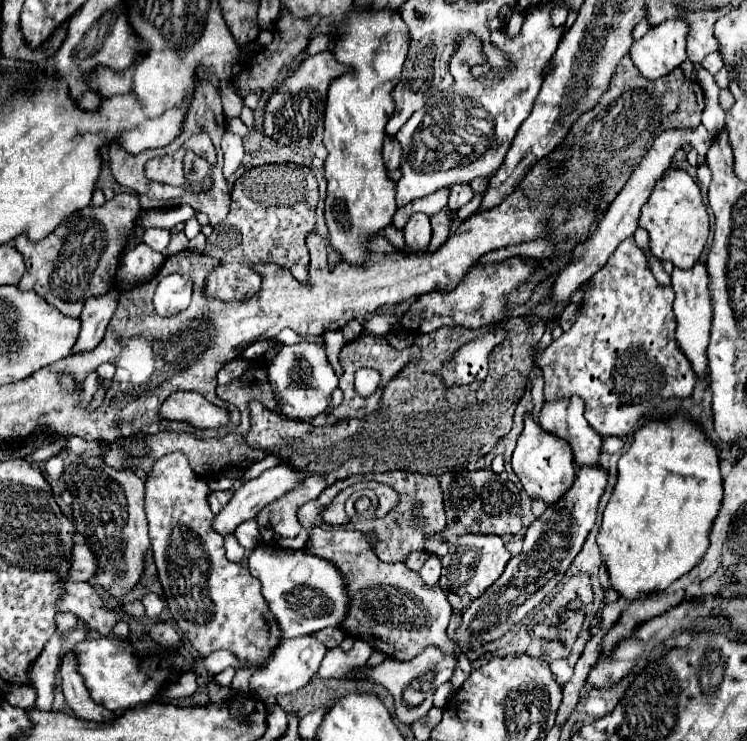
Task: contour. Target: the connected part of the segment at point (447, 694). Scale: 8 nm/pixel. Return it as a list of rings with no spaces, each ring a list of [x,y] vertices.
[[[449,682],[438,687],[438,689],[434,692],[433,705],[440,708],[446,707],[450,697],[452,696],[452,690],[452,685]]]

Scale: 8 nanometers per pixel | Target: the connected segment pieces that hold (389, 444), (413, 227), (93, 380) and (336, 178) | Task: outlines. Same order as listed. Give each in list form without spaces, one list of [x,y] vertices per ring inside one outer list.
[[[524,317],[510,319],[510,325],[506,325],[506,341],[490,353],[490,371],[486,381],[478,381],[478,385],[464,385],[464,389],[446,389],[442,385],[442,377],[438,377],[438,369],[442,369],[442,361],[450,357],[450,353],[456,353],[466,341],[472,341],[478,337],[478,333],[490,333],[490,327],[484,329],[450,329],[442,327],[432,333],[424,333],[416,337],[416,345],[422,347],[422,355],[416,357],[408,367],[398,373],[396,379],[392,379],[384,387],[382,395],[382,409],[370,413],[364,419],[344,419],[334,425],[324,427],[312,427],[306,421],[280,417],[272,411],[264,411],[264,405],[258,401],[250,403],[250,415],[252,415],[252,427],[246,435],[246,443],[256,449],[268,449],[270,453],[276,453],[282,457],[282,461],[294,465],[296,469],[310,471],[310,473],[336,473],[338,479],[350,477],[354,473],[382,473],[382,471],[416,471],[416,473],[428,473],[428,475],[442,475],[448,471],[464,469],[470,463],[476,463],[484,455],[488,455],[500,437],[504,437],[512,429],[512,417],[518,401],[522,399],[526,391],[528,377],[534,369],[534,359],[530,357],[530,349],[540,341],[544,335],[546,325],[526,325]]]
[[[414,213],[406,227],[404,227],[404,239],[406,239],[406,245],[412,247],[412,253],[418,253],[418,251],[426,251],[426,245],[430,241],[430,217],[424,215],[424,213]]]
[[[96,371],[94,373],[90,373],[88,377],[86,377],[86,383],[84,383],[84,393],[82,393],[82,405],[86,405],[92,397],[94,397],[94,393],[100,389],[102,385],[98,383],[98,375],[96,375]]]
[[[362,9],[350,15],[334,47],[336,59],[340,63],[352,65],[354,71],[334,79],[328,89],[326,117],[324,117],[324,147],[328,151],[328,157],[324,161],[324,177],[328,183],[328,195],[326,195],[324,211],[326,211],[326,227],[330,233],[330,245],[340,255],[340,259],[350,265],[366,263],[370,239],[376,237],[384,227],[388,227],[396,213],[396,197],[394,197],[396,183],[388,177],[386,165],[382,161],[382,143],[386,137],[384,127],[394,113],[394,101],[390,93],[400,79],[402,65],[408,55],[408,45],[410,45],[410,31],[406,29],[406,23],[402,21],[398,11],[382,9],[372,13],[372,9]]]

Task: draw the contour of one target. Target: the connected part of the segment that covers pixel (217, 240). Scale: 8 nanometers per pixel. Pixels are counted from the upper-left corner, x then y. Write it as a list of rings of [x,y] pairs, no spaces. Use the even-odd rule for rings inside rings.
[[[296,163],[254,167],[236,181],[230,199],[232,199],[230,215],[214,227],[204,249],[204,255],[218,259],[220,265],[208,273],[202,295],[206,299],[218,299],[224,303],[246,301],[254,297],[262,285],[262,277],[254,269],[254,265],[258,263],[278,263],[284,269],[288,269],[298,281],[306,281],[310,259],[308,259],[308,249],[304,239],[308,233],[314,231],[314,209],[318,203],[318,181],[314,177],[314,171],[310,167],[296,165]]]

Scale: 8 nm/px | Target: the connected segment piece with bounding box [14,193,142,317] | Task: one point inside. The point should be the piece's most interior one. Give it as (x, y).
(82, 255)

